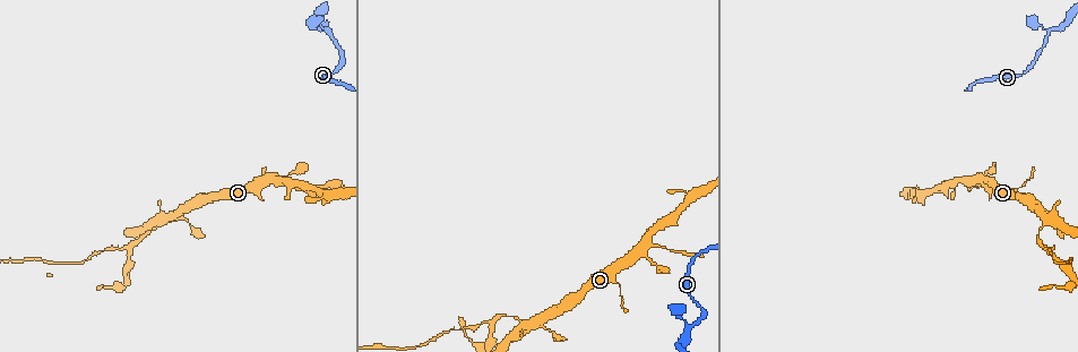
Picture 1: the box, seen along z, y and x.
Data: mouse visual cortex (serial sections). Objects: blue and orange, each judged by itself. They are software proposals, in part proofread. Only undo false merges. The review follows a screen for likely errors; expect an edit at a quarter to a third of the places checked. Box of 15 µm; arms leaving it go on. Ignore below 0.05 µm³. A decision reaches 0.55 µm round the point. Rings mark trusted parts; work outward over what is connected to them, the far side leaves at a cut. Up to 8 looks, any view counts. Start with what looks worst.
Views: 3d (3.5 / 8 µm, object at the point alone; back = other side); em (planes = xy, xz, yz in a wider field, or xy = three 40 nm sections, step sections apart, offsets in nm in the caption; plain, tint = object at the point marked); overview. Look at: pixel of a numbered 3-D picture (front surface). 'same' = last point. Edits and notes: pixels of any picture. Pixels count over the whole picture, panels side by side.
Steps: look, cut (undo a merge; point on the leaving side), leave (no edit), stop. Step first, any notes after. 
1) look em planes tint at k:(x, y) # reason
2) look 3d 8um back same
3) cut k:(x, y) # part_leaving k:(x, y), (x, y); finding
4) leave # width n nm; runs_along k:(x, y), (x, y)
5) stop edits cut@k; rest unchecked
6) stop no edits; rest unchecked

look 3d 8um at 1:(1049, 30)

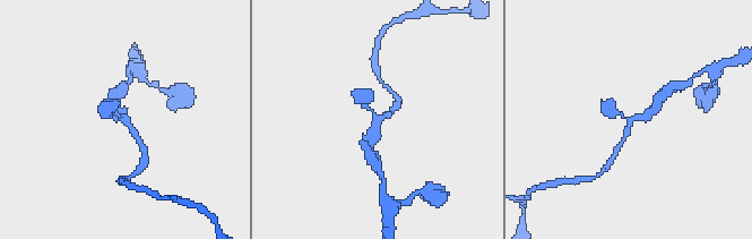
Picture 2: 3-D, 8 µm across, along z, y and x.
look 3d 3.5um at 2:(630, 119)

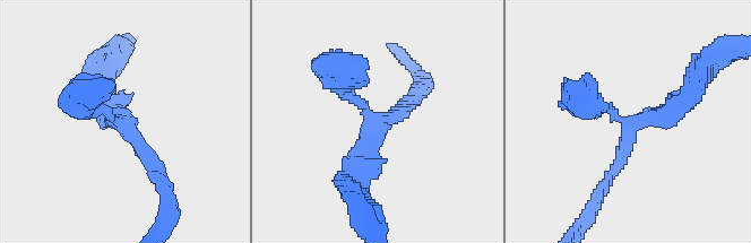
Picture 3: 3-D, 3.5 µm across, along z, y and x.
look em xy step 1 tint at 3:(633, 127) # arms 3; arm_widths 200, 200, 300 nm; shape alone is not enough

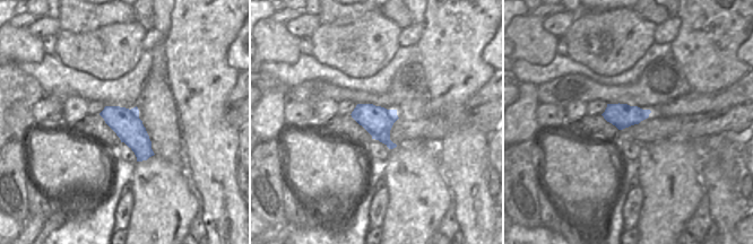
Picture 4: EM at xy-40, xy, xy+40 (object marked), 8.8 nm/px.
leave # runs_along 3:(603, 185), (635, 122), (690, 95); one cell here

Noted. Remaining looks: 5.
look 3d 3.5um at 1:(654, 245) # calibre changes

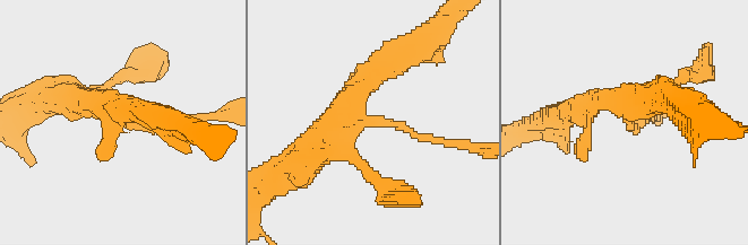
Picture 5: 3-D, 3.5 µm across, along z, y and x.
look em planes tint at 5:(369, 119)

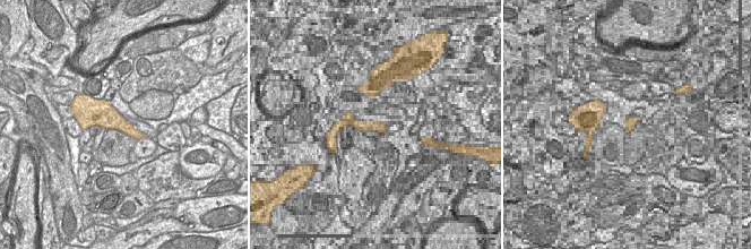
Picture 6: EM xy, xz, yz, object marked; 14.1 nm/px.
leave # all the same cell

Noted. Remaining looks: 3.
look 3d 3.5um at 1:(525, 324) # small branch off a trunk

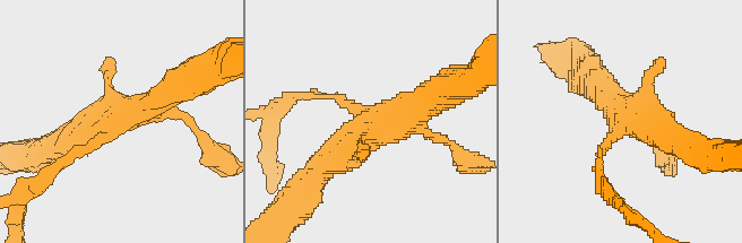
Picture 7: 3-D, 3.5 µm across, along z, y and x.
look em xy step 1 tint at 7:(374, 125)

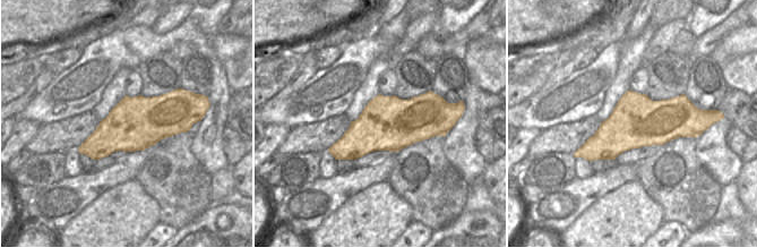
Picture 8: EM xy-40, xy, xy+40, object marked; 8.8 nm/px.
look em xy step 5 tint same

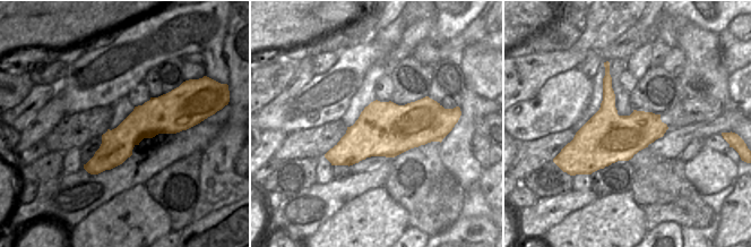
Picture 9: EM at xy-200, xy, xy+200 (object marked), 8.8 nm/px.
leave # runs_along 7:(178, 81), (63, 158); continuous, no second cell

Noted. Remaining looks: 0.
stop no edits; rest unchecked

